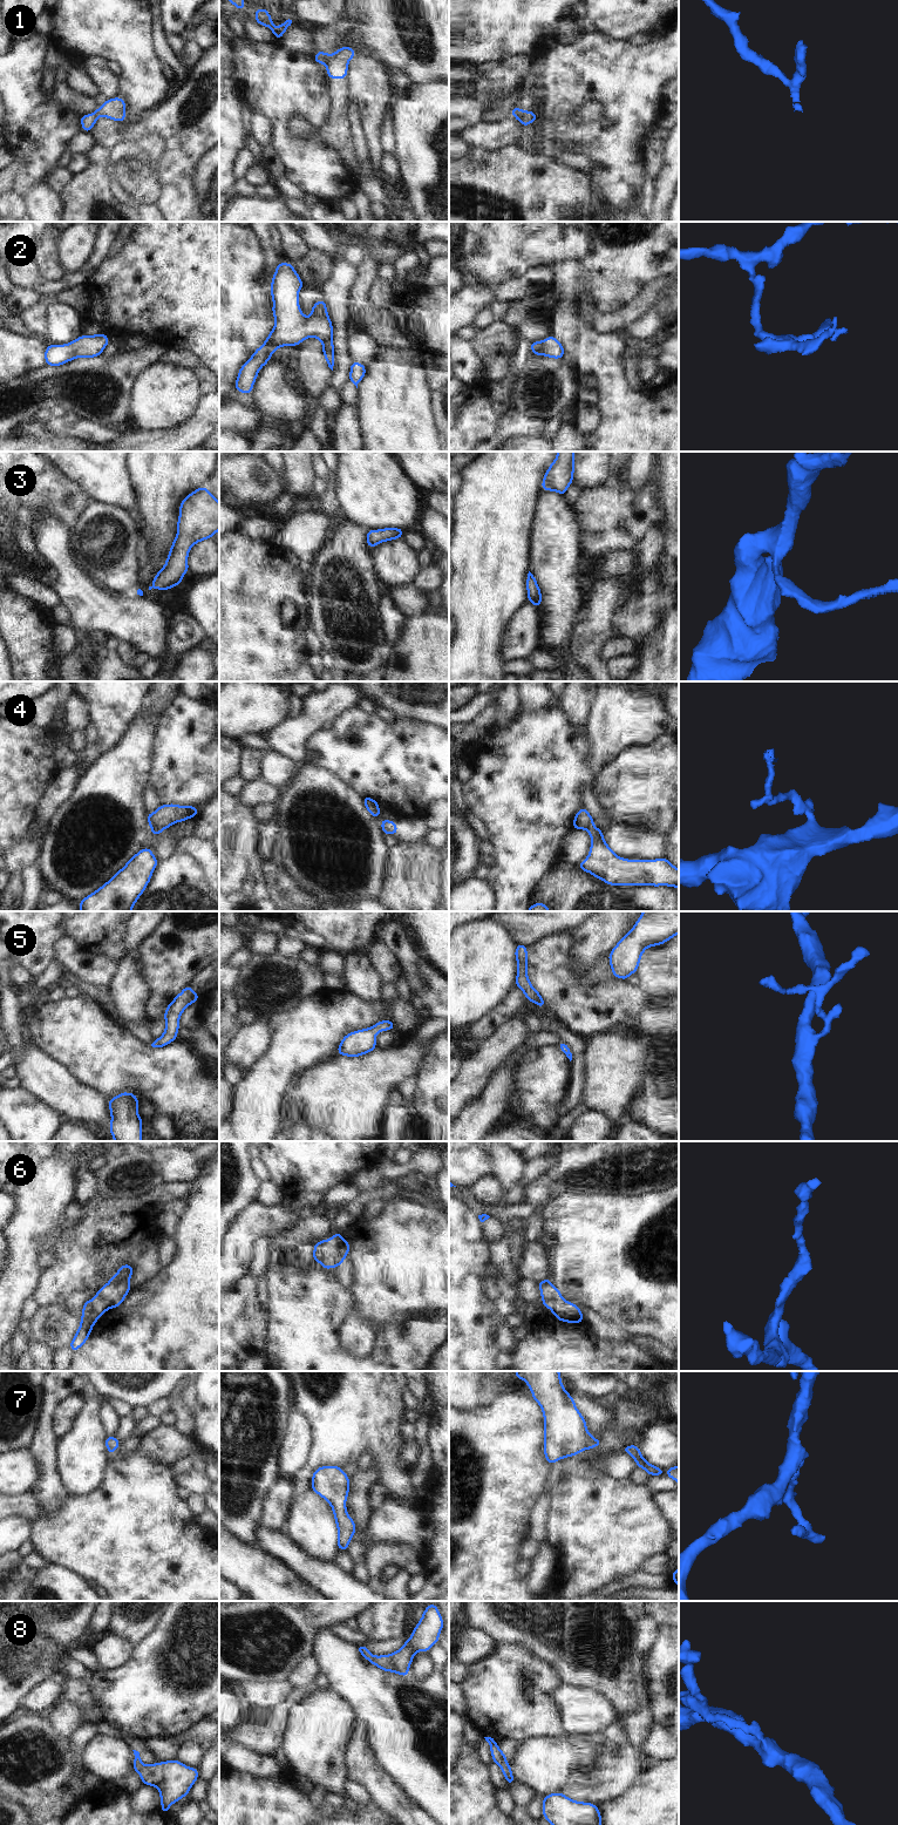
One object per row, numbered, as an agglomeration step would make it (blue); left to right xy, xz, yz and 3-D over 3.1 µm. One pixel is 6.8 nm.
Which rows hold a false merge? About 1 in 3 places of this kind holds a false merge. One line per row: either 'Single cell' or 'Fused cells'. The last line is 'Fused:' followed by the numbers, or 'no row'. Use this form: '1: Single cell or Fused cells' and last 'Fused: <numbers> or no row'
1: Fused cells
2: Single cell
3: Single cell
4: Fused cells
5: Single cell
6: Single cell
7: Single cell
8: Single cell
Fused: 1, 4

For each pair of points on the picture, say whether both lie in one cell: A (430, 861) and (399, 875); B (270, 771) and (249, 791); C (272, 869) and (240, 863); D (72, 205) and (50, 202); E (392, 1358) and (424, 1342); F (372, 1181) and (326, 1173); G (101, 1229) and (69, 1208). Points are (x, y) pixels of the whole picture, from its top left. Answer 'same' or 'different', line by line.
A: same
B: different
C: different
D: different
E: same
F: different
G: different

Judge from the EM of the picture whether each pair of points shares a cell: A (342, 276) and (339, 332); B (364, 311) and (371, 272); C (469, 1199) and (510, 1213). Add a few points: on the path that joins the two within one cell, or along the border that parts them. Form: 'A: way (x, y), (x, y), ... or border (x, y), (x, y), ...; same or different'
A: way (339, 290), (339, 318); same
B: way (360, 302), (360, 286), (362, 282); same
C: way (480, 1209), (499, 1212); same

